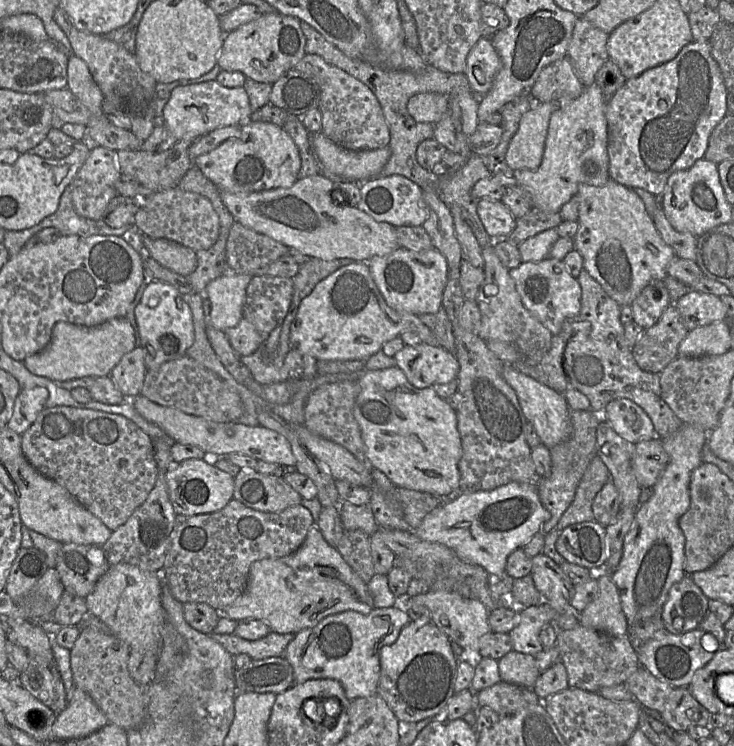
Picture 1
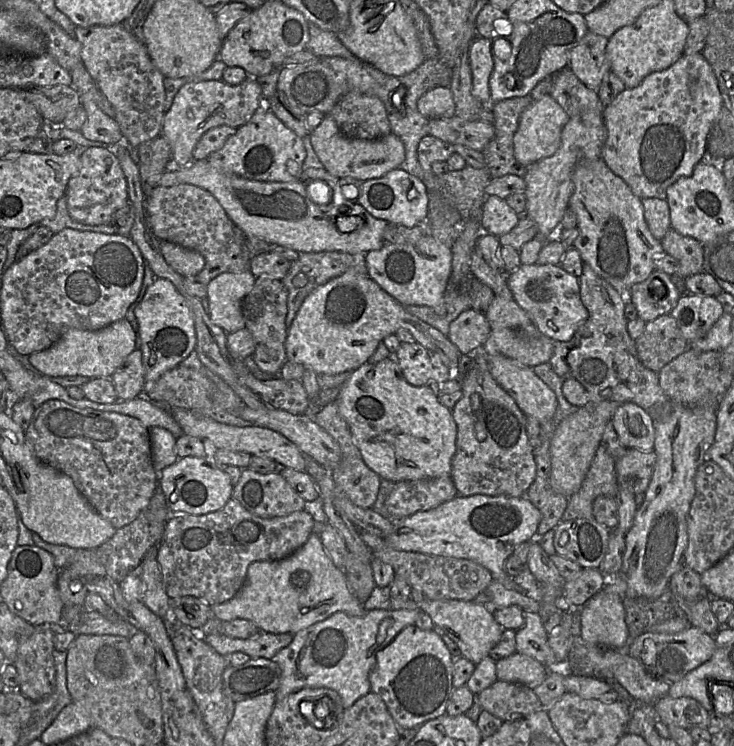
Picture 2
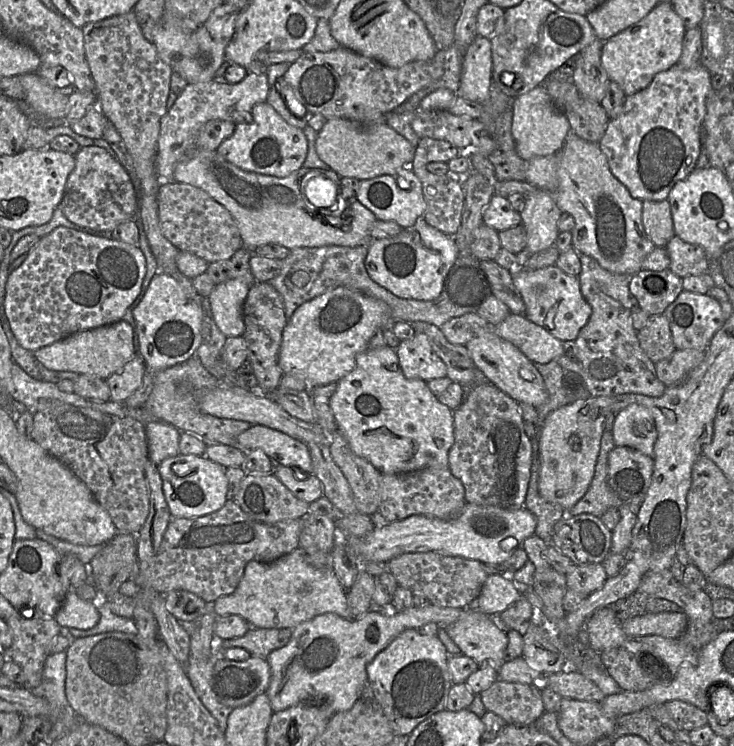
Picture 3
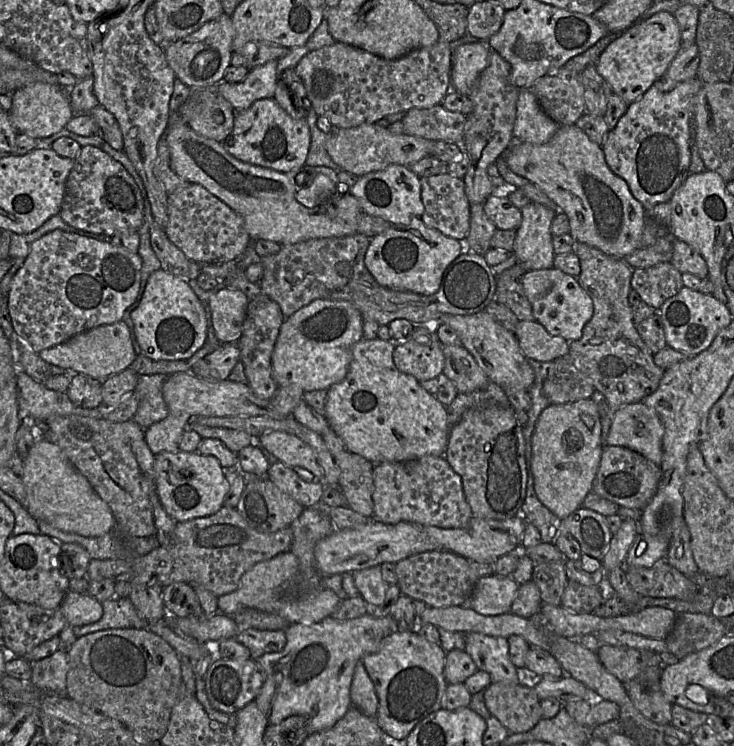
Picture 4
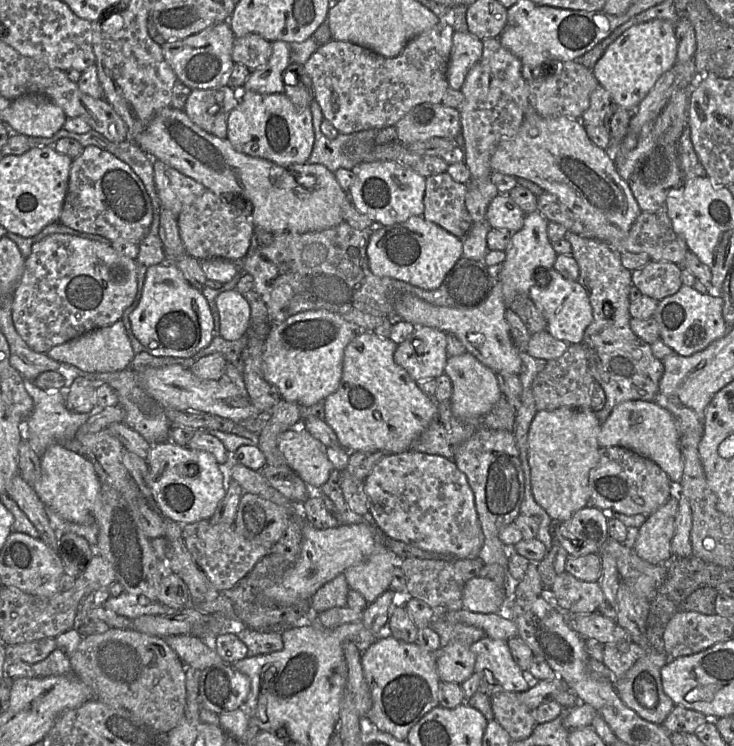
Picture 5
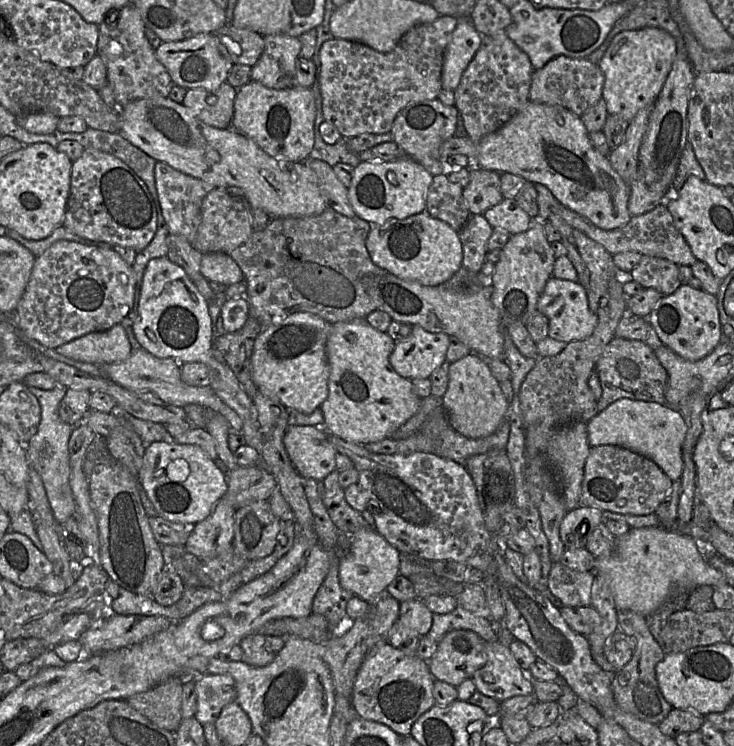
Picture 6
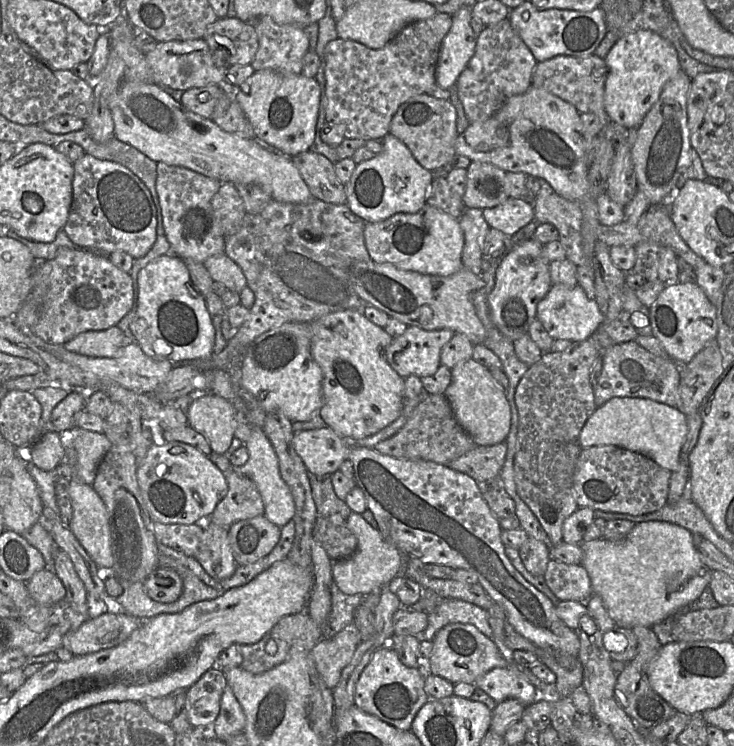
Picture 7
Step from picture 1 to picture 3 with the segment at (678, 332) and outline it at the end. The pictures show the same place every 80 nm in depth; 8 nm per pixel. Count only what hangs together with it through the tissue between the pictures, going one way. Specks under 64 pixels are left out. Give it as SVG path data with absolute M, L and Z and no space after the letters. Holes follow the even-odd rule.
M663 314L649 316L645 326L637 332L637 338L654 364L669 357L676 350L669 321Z

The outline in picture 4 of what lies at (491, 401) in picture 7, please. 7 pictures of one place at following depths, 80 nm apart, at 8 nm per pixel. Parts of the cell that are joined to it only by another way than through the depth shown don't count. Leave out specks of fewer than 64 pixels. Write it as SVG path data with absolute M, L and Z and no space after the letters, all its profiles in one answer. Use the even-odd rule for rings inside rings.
M443 346L444 374L456 385L459 393L469 393L484 388L490 381L473 355L462 346Z

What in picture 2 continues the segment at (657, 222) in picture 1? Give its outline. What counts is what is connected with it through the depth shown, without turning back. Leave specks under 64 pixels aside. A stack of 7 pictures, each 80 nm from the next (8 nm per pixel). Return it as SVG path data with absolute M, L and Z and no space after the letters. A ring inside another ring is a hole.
M670 228L661 240L663 251L672 256L678 263L678 269L675 274L670 276L678 276L686 279L692 275L698 274L703 270L703 245L694 238L683 236Z

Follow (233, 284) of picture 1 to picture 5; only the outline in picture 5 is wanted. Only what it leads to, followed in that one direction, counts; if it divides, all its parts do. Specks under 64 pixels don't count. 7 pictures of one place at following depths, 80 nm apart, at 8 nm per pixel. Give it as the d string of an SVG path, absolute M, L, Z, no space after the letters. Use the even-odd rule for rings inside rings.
M236 289L224 291L218 295L216 305L220 336L229 341L242 337L250 322L250 306L244 295Z

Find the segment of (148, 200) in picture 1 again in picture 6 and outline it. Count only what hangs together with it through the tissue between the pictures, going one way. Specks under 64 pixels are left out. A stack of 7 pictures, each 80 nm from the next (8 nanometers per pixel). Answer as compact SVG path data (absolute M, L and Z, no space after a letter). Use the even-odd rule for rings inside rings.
M214 188L203 199L201 214L201 223L191 245L203 254L212 252L230 254L244 244L253 232L252 206L245 193L239 188Z

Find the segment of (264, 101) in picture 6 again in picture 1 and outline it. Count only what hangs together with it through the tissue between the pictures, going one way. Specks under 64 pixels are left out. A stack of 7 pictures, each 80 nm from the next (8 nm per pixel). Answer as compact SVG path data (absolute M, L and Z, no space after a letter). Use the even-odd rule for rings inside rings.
M246 121L241 136L230 138L214 150L193 160L202 173L220 190L258 192L275 188L290 188L298 180L301 168L300 150L281 126L269 122Z

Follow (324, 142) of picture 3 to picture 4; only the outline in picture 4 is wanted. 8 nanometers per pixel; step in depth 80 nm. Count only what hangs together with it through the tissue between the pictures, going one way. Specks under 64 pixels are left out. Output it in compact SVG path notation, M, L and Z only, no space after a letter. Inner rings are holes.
M378 123L362 124L352 128L335 128L326 142L326 149L341 170L359 177L380 171L392 164L410 166L432 152L432 142L422 137L394 134Z

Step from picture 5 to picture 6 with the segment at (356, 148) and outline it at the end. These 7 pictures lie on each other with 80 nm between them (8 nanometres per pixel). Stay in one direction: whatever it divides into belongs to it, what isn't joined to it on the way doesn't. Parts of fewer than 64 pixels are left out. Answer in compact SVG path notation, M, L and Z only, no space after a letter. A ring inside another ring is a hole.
M315 67L315 80L312 85L312 90L315 96L316 103L316 119L314 126L315 143L313 150L310 153L312 159L322 160L328 163L330 166L335 166L338 163L345 163L352 167L357 167L362 161L359 154L350 151L347 147L347 142L350 138L342 137L335 144L327 144L320 134L320 125L324 121L323 109L322 109L322 95L319 86L319 70Z

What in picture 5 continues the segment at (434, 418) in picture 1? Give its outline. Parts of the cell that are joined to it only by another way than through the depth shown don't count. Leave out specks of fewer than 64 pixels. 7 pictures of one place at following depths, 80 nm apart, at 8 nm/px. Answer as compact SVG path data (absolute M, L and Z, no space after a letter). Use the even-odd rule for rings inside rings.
M359 332L345 348L341 382L336 391L325 399L324 420L349 452L385 450L399 454L411 450L412 443L437 414L435 397L425 394L408 372L396 363L394 353L397 346L392 339L380 337L374 332Z

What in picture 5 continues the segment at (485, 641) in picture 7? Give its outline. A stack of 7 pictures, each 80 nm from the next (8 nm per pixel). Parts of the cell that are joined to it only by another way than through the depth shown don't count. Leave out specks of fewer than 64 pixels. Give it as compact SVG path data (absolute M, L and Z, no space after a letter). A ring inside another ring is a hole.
M451 641L436 654L436 666L442 683L462 684L475 672L475 655L470 645L462 641Z

